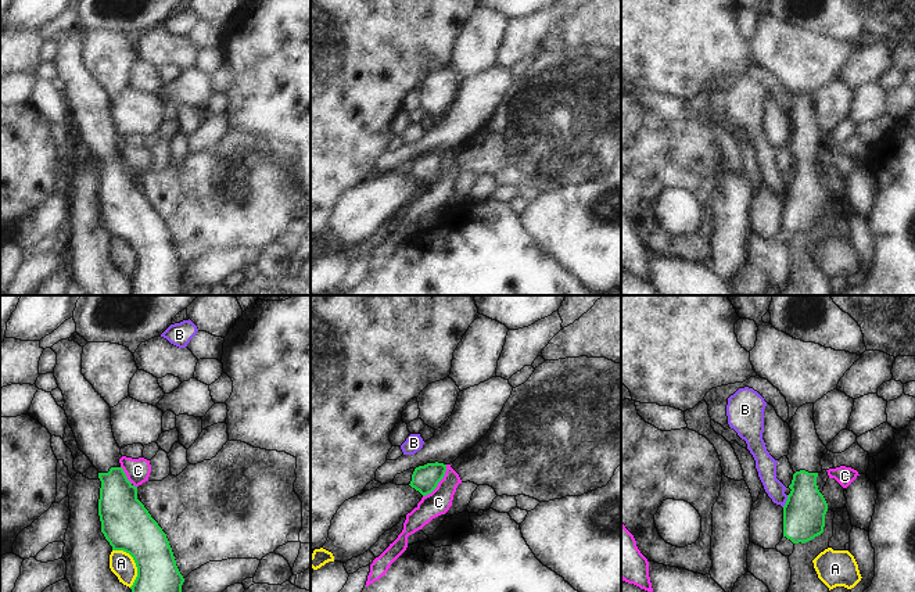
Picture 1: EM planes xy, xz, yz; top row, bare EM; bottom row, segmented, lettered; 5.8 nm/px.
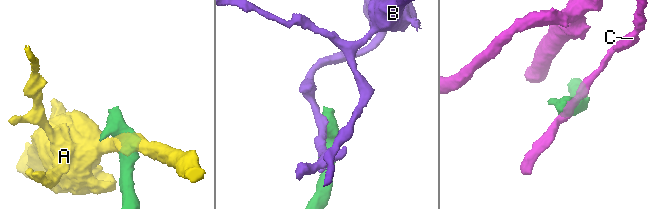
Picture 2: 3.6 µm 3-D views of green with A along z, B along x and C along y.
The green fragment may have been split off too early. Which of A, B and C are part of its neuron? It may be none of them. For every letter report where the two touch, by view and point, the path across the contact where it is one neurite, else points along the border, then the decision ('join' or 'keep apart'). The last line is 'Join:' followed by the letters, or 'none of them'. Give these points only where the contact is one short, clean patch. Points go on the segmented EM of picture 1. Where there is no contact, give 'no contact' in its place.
A: xy (135, 562) | keep apart
B: yz (786, 501) | along yz (788, 495), (782, 506) | keep apart
C: xz (438, 481) | along xz (447, 465), (444, 477), (423, 497) | keep apart
Join: none of them

